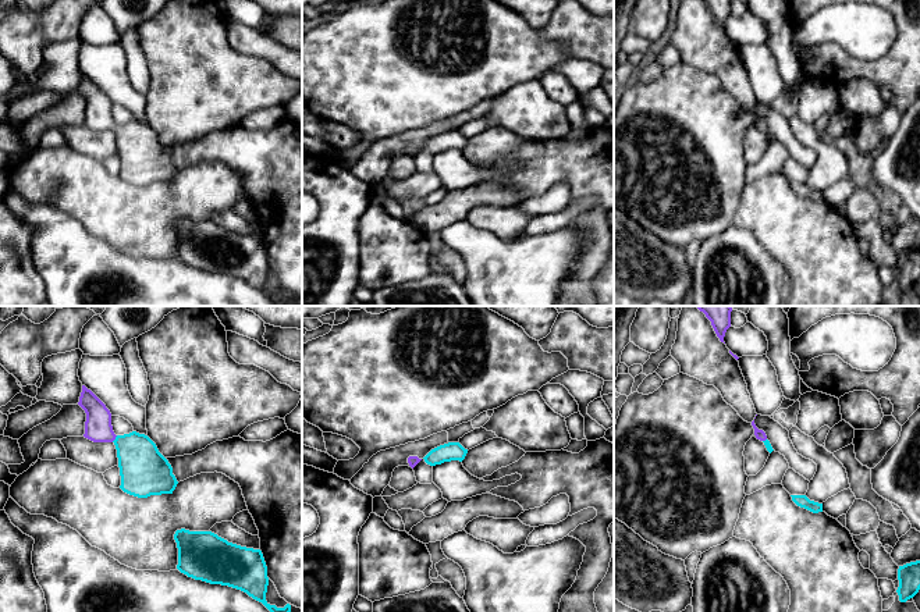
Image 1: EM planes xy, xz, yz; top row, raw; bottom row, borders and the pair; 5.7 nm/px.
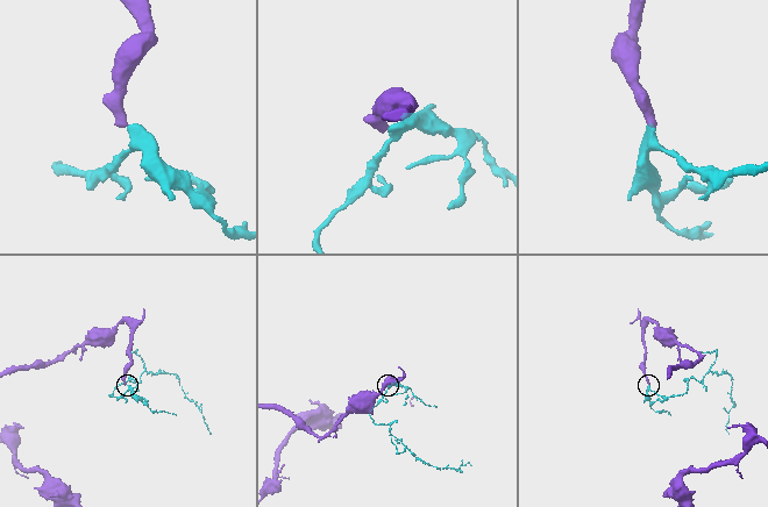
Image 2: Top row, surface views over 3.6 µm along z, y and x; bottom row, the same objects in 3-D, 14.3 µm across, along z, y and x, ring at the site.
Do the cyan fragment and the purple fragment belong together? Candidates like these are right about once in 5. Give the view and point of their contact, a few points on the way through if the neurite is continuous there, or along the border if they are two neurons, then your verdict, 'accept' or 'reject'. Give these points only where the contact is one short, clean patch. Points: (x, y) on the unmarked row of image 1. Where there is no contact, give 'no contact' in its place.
contact xy (116, 127); way xy (144, 159), (139, 150), (116, 127), (98, 116); accept

